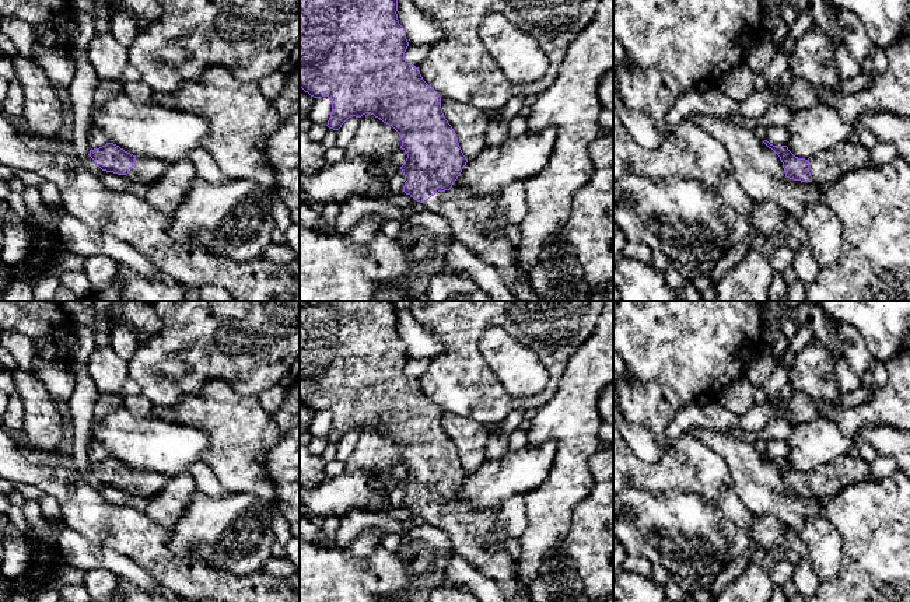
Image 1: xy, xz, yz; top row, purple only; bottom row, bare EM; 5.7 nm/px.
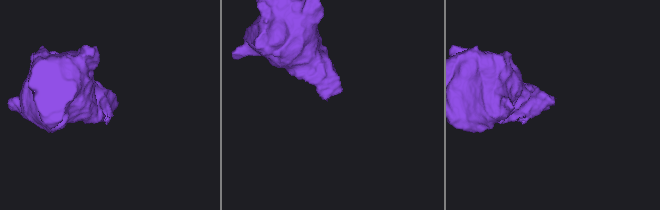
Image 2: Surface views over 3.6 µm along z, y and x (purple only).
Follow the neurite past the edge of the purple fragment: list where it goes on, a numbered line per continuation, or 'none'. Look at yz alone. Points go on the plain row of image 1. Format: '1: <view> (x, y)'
1: yz (826, 482)

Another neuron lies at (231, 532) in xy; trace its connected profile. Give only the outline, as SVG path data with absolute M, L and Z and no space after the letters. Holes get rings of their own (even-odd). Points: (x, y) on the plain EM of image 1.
M196 490L167 542L175 556L195 557L224 573L262 570L276 542L270 521L276 505L249 493L218 497Z

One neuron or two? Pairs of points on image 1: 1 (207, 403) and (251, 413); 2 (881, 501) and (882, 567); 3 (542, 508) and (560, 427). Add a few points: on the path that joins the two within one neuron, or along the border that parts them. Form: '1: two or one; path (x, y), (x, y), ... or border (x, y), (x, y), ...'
1: one; path (219, 410), (221, 413), (240, 413)
2: one; path (881, 518), (882, 550)
3: one; path (562, 489), (566, 485), (566, 447)

